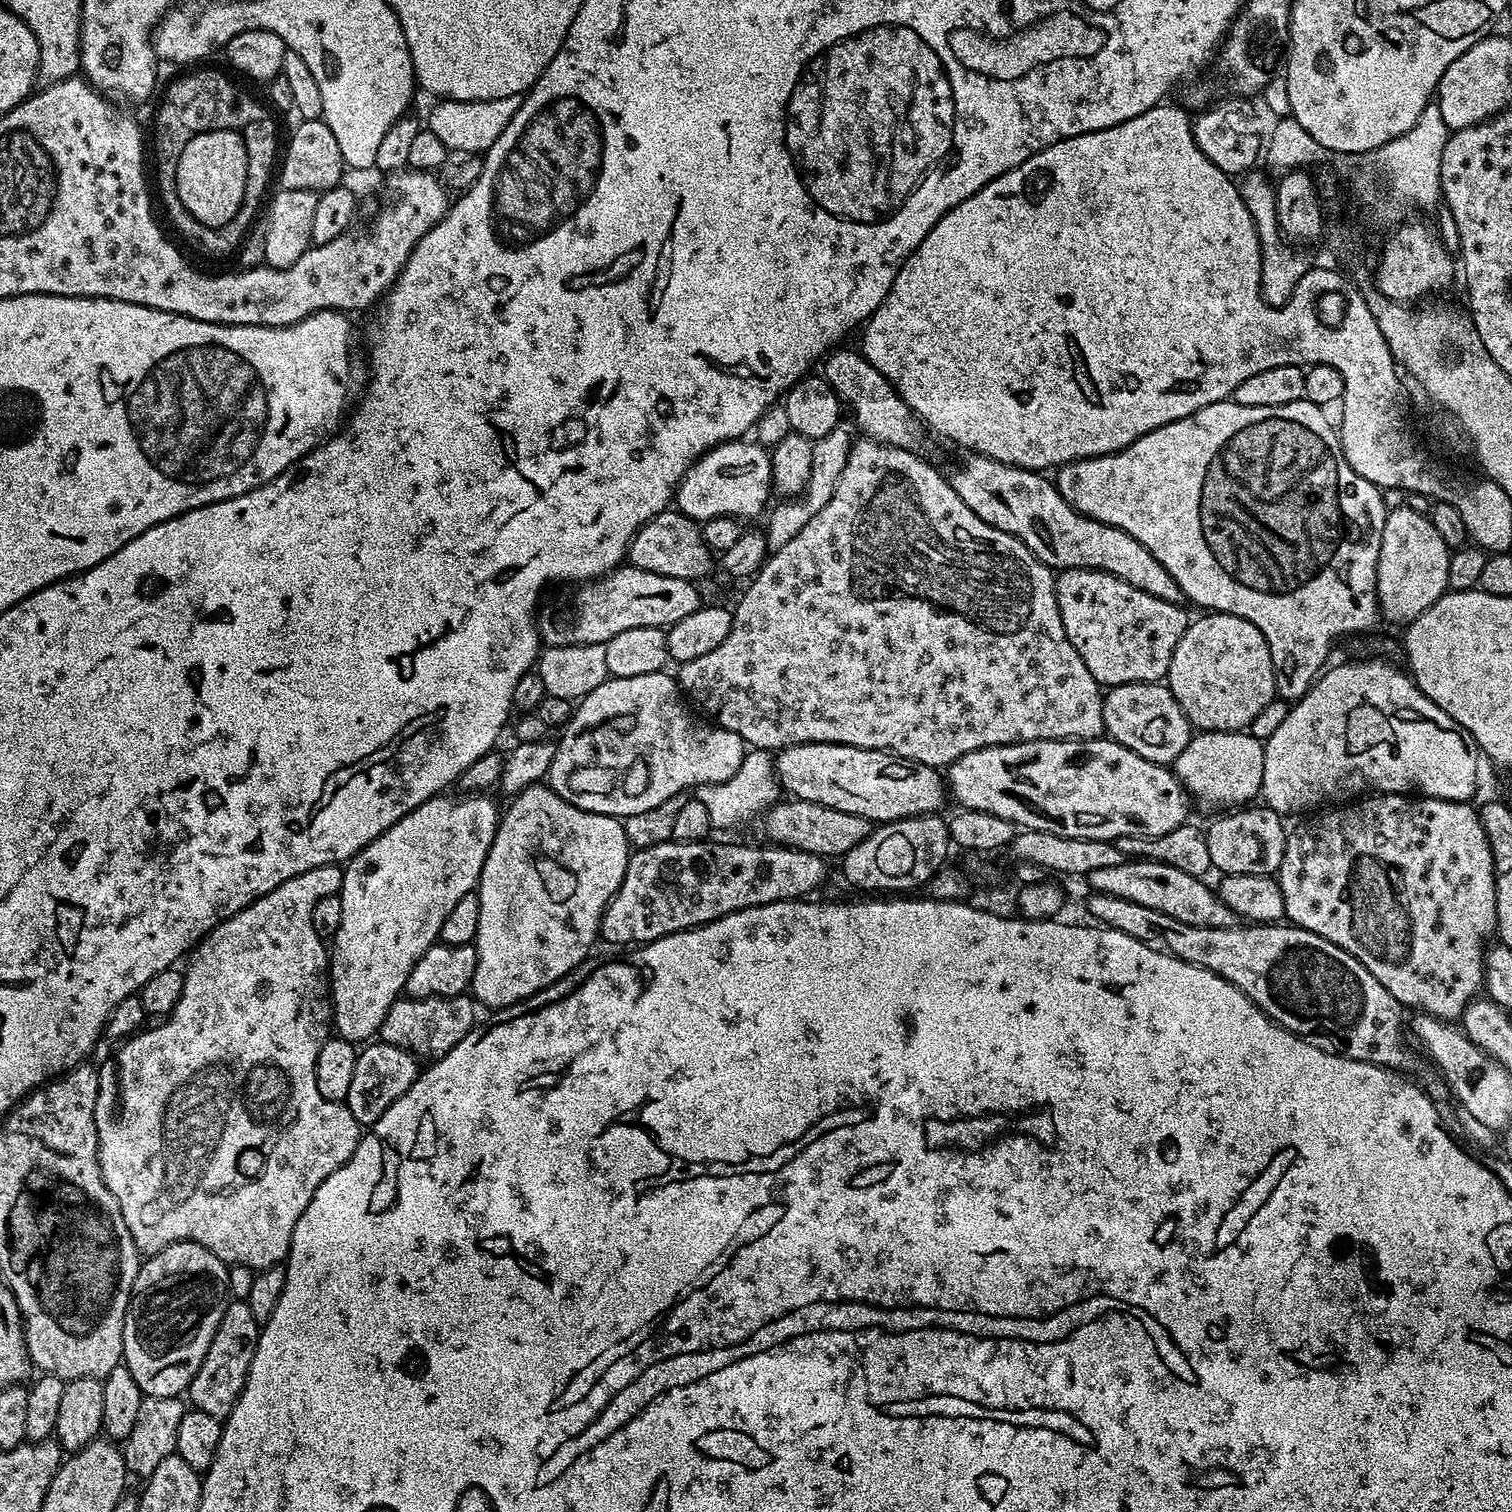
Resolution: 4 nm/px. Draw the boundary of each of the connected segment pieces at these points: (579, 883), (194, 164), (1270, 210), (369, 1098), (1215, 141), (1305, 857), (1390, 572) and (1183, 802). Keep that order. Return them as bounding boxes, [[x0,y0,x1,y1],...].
[[470,782,630,1010],[176,130,246,228],[1239,170,1310,308],[346,1042,422,1126],[1192,98,1278,174],[1278,794,1498,1022],[1376,506,1450,626],[946,738,1190,842]]

